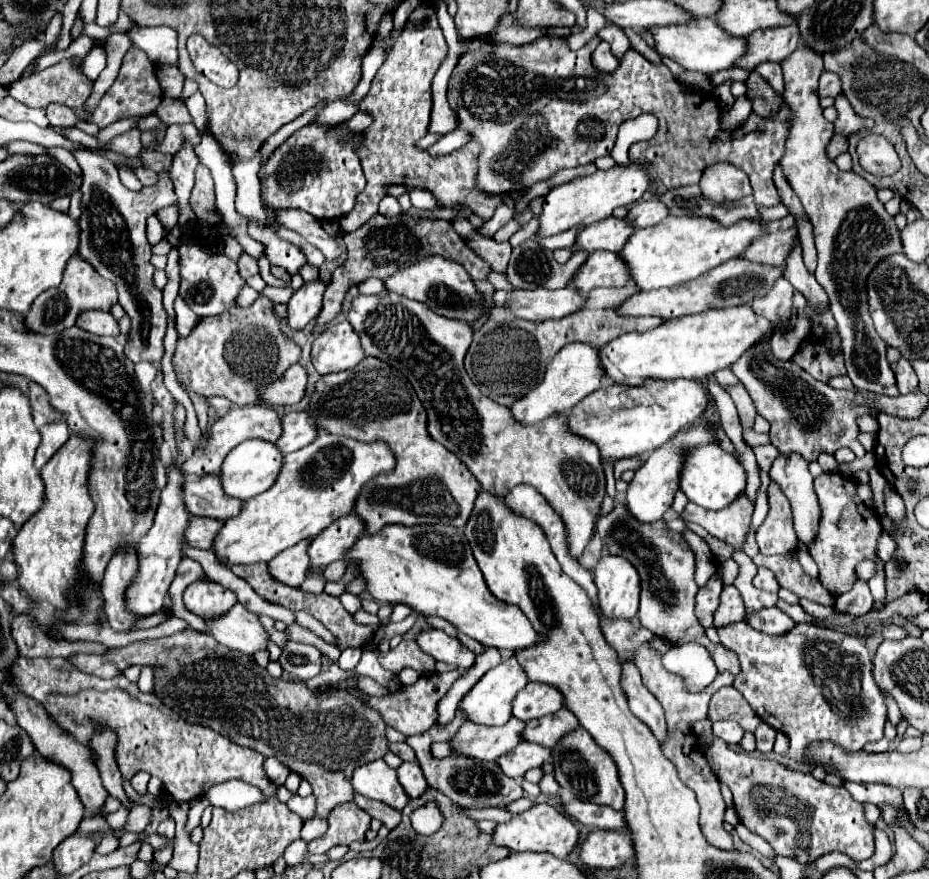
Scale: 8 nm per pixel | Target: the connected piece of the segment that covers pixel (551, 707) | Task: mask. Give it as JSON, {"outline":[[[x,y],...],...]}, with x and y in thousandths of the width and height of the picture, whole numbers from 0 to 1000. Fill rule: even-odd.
{"outline":[[[567,777],[567,782],[554,791],[550,811],[561,820],[572,820],[602,809],[604,802],[606,791],[597,782],[584,777]]]}

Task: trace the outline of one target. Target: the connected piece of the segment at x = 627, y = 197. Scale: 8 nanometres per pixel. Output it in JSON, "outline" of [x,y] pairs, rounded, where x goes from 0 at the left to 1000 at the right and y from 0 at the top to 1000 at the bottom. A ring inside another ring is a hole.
{"outline":[[[679,185],[677,190],[664,188],[656,195],[643,195],[640,199],[617,204],[615,208],[602,210],[587,222],[584,238],[578,247],[580,251],[578,270],[593,270],[617,258],[625,258],[625,256],[634,258],[636,254],[645,254],[653,249],[662,235],[668,235],[668,233],[675,235],[688,229],[690,222],[696,217],[696,213],[699,213],[699,201],[684,185]]]}

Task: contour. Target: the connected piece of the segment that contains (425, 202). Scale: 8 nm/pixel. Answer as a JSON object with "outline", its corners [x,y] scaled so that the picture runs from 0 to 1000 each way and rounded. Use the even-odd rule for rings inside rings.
{"outline":[[[448,214],[440,220],[442,231],[451,238],[470,237],[468,224],[460,216]]]}

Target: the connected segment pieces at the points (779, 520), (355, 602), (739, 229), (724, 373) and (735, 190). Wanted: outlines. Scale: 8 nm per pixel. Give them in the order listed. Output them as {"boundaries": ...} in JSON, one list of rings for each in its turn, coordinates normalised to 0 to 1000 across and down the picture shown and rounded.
{"boundaries":[[[[834,549],[828,552],[828,586],[815,604],[815,620],[819,631],[841,631],[858,625],[858,609],[854,602],[854,586],[845,563]]],[[[369,675],[365,681],[367,681],[367,686],[369,686],[369,691],[374,693],[376,700],[382,700],[389,693],[389,681],[378,677],[378,675]]],[[[718,247],[705,258],[684,263],[664,290],[675,301],[686,329],[703,331],[712,327],[722,327],[727,322],[744,320],[759,308],[765,308],[774,299],[793,292],[819,265],[821,263],[817,249],[795,251],[787,258],[778,258],[761,247]]],[[[776,420],[776,422],[772,422],[772,424],[770,424],[770,431],[772,431],[778,440],[787,440],[787,438],[793,438],[793,436],[795,436],[795,431],[789,427],[787,420]]],[[[770,185],[757,195],[755,217],[761,226],[770,231],[793,229],[798,224],[808,222],[808,210],[804,199],[785,185]]]]}

